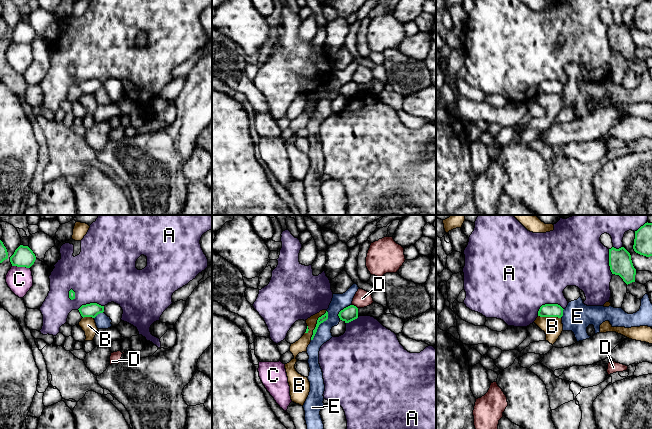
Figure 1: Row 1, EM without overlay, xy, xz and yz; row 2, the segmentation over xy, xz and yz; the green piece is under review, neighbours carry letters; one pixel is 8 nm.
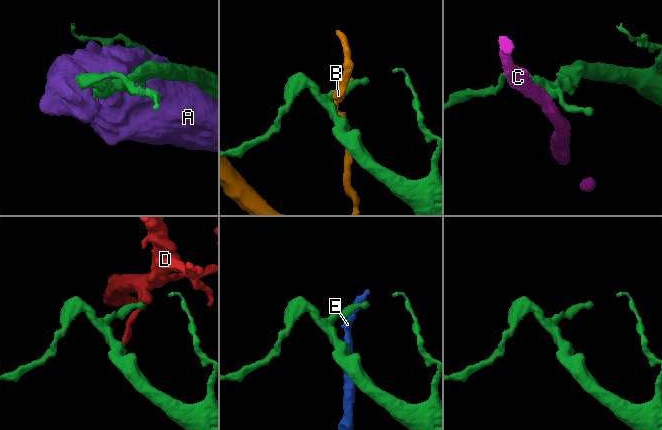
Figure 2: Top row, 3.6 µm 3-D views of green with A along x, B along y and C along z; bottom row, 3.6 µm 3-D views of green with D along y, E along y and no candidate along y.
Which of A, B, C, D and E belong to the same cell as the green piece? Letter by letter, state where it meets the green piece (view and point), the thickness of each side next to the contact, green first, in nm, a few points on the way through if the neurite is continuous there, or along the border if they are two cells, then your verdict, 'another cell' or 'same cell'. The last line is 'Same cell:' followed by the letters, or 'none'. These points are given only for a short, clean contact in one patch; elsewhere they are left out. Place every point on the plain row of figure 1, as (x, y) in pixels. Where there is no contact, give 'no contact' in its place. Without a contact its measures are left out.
A: meets green in yz at (547, 80); 110 nm thick on the green side, 480 nm on the other; another cell
B: meets green in xz at (316, 100); 50 nm thick on the green side, 100 nm on the other; another cell
C: meets green in xy at (21, 42); 160 nm thick on the green side, 200 nm on the other; another cell
D: meets green in xz at (355, 82); 120 nm thick on the green side, 140 nm on the other; border along xz (352, 80), (357, 84); another cell
E: meets green in xz at (319, 100); 50 nm thick on the green side, 130 nm on the other; another cell
Same cell: none

